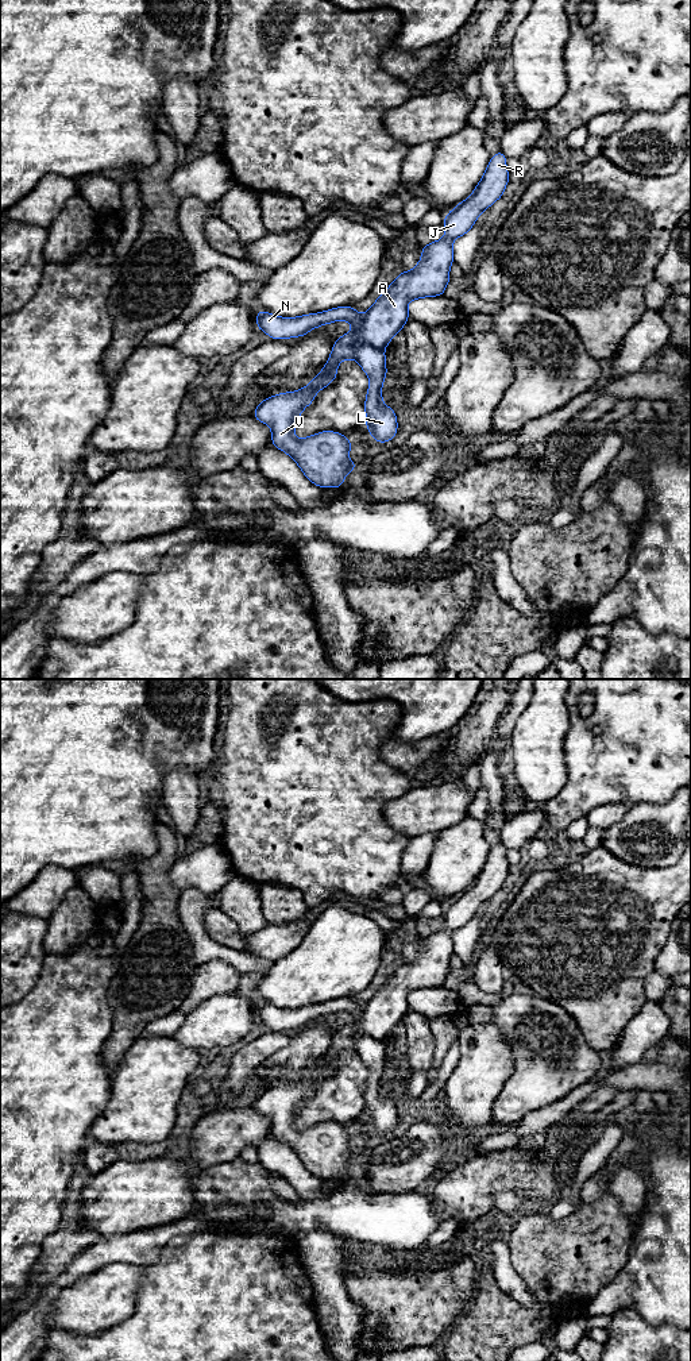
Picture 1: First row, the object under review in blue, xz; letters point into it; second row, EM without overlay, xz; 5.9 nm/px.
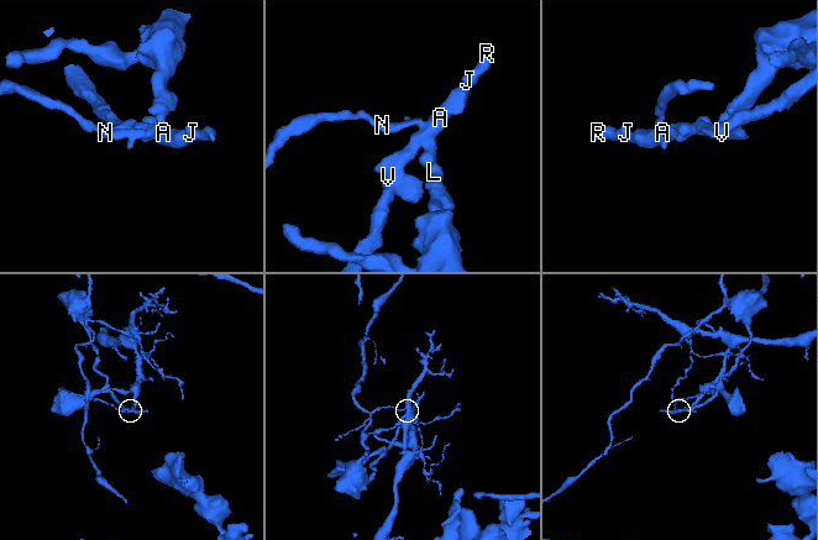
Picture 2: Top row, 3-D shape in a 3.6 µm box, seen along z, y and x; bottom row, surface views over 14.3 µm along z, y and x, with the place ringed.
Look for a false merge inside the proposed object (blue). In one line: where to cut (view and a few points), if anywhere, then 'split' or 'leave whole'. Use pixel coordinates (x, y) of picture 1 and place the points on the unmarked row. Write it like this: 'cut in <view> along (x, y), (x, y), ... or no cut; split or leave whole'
cut in xz along (382, 1043), (358, 1033), (354, 1049); split

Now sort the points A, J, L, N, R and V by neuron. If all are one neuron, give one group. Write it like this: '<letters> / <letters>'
A J R V / L N

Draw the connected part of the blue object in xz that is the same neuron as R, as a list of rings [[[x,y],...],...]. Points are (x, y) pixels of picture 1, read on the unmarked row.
[[[498,843],[491,848],[471,887],[445,906],[443,914],[445,928],[421,938],[420,953],[410,963],[402,963],[375,991],[363,1006],[360,1022],[352,1021],[337,1029],[319,1067],[305,1079],[271,1087],[254,1100],[254,1109],[271,1119],[273,1137],[285,1142],[316,1177],[321,1180],[344,1177],[344,1168],[359,1154],[350,1152],[348,1144],[352,1136],[339,1123],[324,1122],[297,1130],[294,1121],[301,1103],[313,1094],[319,1082],[335,1072],[341,1052],[355,1050],[358,1033],[383,1042],[409,1011],[409,992],[444,986],[451,971],[452,933],[467,925],[478,907],[502,888],[509,872],[506,848]]]

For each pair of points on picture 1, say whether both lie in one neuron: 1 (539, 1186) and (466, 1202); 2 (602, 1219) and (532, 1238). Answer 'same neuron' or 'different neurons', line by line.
1: same neuron
2: same neuron

